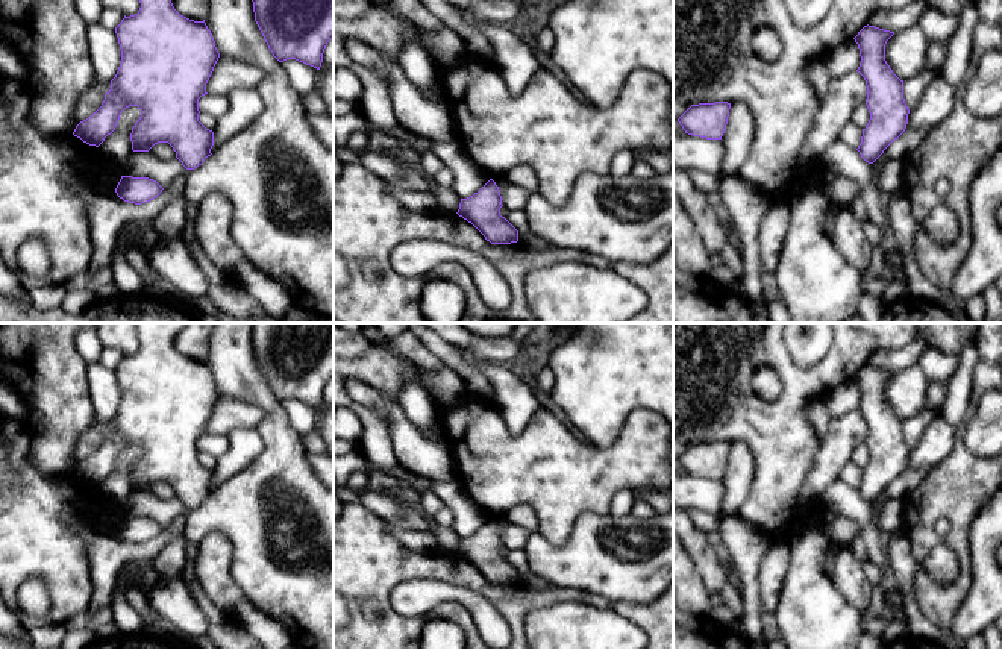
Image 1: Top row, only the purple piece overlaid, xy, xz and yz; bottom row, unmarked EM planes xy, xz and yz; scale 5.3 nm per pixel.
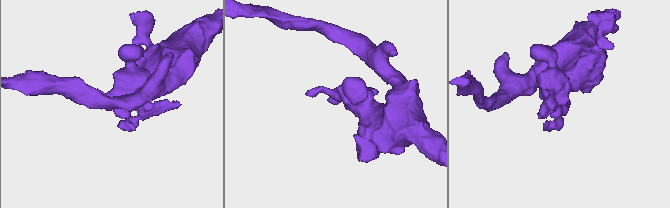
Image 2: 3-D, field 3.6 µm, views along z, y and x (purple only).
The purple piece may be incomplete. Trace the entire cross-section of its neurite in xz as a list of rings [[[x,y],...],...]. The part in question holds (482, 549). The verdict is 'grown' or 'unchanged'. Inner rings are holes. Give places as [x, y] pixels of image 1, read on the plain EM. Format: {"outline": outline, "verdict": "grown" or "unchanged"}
{"outline": [[[490,519],[478,532],[461,538],[458,555],[471,563],[491,584],[511,584],[518,581],[518,570],[500,555],[500,529]]], "verdict": "unchanged"}

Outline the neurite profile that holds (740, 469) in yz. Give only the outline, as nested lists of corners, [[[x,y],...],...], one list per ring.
[[[731,443],[726,470],[722,476],[725,496],[719,519],[737,514],[749,494],[755,475],[755,458],[750,449],[741,443]]]

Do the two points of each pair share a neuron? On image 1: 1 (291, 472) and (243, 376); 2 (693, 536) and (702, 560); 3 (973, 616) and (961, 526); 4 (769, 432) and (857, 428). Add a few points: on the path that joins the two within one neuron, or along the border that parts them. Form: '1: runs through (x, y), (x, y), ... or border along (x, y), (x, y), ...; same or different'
1: runs through (282, 448), (276, 432), (275, 411), (266, 401); same
2: runs through (695, 542), (702, 554); same
3: border along (970, 551), (970, 590), (954, 619); different
4: border along (822, 442), (808, 475); different

